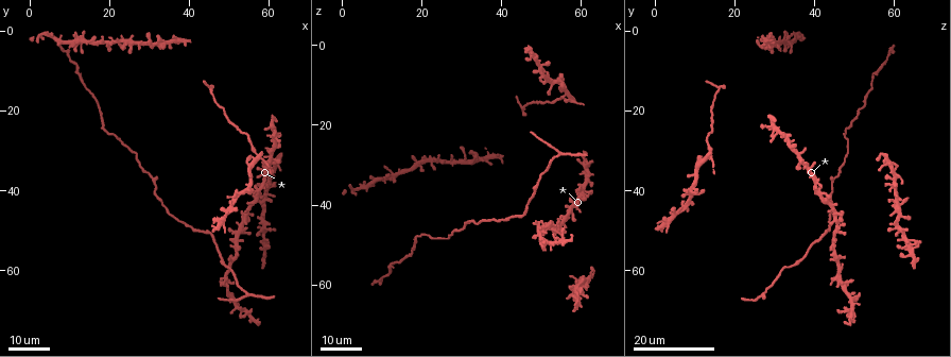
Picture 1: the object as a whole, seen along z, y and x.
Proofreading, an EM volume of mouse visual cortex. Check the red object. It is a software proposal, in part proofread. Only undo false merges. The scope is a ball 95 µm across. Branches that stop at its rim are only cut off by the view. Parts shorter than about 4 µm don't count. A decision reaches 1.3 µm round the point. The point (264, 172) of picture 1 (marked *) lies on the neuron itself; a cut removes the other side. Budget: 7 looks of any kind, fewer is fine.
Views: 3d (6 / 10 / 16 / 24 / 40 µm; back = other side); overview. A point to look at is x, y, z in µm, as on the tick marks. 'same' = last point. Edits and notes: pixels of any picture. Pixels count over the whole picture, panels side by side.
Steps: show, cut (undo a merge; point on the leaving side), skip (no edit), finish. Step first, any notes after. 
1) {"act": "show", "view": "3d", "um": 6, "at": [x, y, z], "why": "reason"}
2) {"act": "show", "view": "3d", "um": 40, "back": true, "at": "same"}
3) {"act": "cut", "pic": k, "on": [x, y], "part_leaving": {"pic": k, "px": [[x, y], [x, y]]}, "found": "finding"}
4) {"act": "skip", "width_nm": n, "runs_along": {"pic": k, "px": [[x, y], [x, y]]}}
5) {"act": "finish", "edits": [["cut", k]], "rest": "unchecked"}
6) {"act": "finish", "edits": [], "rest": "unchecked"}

{"act": "show", "view": "3d", "um": 24, "at": [58.5, 49.0, 61.0], "why": "four-way junction"}

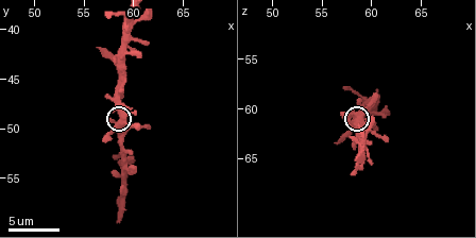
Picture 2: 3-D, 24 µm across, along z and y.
{"act": "show", "view": "3d", "um": 10, "at": "same"}

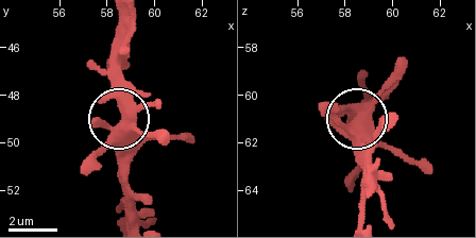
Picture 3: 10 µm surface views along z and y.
{"act": "skip", "side_arm_um": 11, "arms": 4, "found": "one neuron here"}

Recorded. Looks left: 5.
{"act": "show", "view": "3d", "um": 24, "at": [54.5, 66.5, 27.0], "why": "two arms in line, one across"}

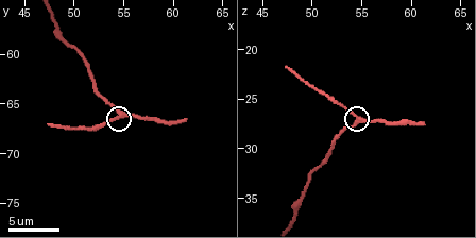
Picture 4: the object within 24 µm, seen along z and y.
{"act": "show", "view": "3d", "um": 10, "at": [54.8, 66.2, 26.8]}

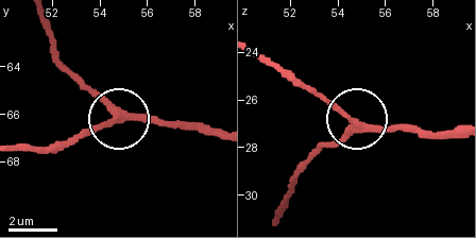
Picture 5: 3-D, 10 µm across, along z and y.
{"act": "show", "view": "3d", "um": 6, "at": [54.6, 66.1, 27.0]}

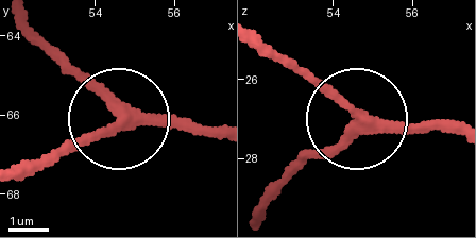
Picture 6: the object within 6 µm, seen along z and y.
{"act": "skip", "arms": 3, "runs_along": {"pic": 6, "px": [[257, 210], [359, 122], [451, 129]]}, "found": "all the same neuron"}

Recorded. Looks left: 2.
{"act": "show", "view": "3d", "um": 24, "at": [12.5, 10.5, 55.0], "why": "three arms meet"}

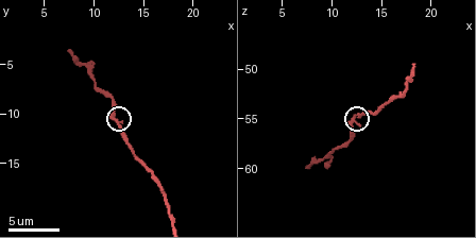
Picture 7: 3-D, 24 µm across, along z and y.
{"act": "show", "view": "3d", "um": 10, "at": [12.0, 10.4, 54.8]}

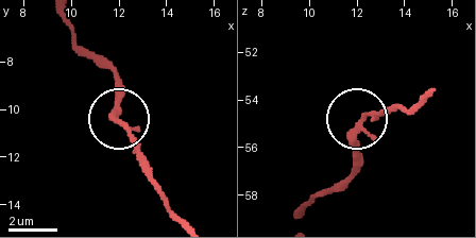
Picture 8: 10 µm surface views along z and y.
{"act": "skip", "side_arm_um": 11, "runs_along": {"pic": 8, "px": [[434, 92], [415, 107], [356, 121], [354, 174]]}, "found": "continuous, no second neuron"}

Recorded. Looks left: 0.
{"act": "finish", "edits": [], "rest": "unchecked"}

